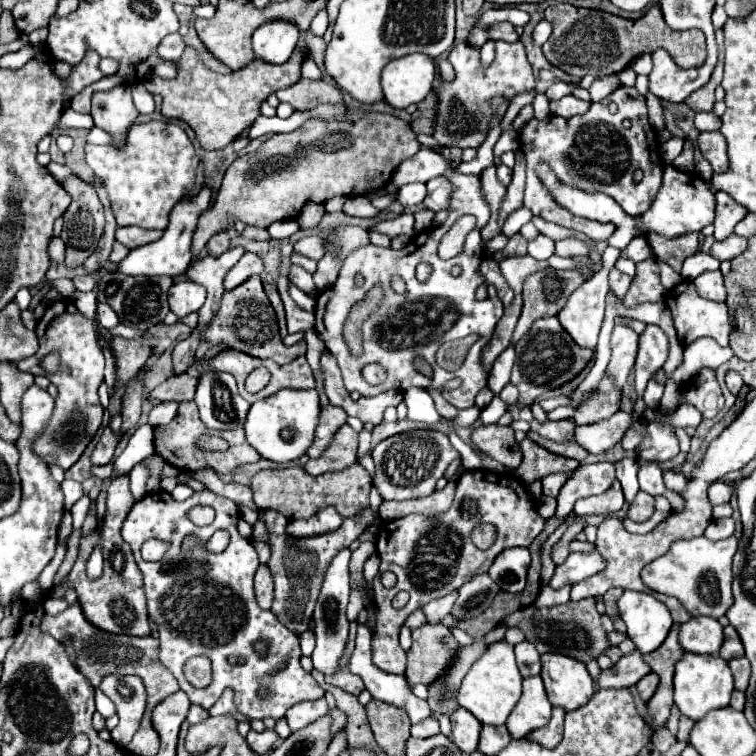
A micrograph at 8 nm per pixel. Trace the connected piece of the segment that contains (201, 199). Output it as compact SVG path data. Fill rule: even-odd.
M205 182L197 196L193 196L191 200L185 200L181 204L175 204L175 208L169 214L169 226L165 228L163 236L157 242L151 242L151 244L131 250L129 256L119 264L119 272L129 274L129 276L171 276L171 278L181 276L193 260L193 254L191 254L193 230L197 228L201 214L209 208L210 203L211 184Z

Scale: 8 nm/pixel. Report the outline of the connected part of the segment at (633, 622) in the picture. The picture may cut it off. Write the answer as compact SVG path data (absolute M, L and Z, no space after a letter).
M625 590L617 606L627 626L627 636L641 654L649 654L663 644L673 626L671 614L663 602L653 594Z

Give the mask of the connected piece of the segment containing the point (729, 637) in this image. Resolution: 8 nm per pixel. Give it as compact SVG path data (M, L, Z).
M727 626L727 628L725 628L725 640L723 640L723 646L721 646L721 650L719 650L719 656L721 656L723 660L743 656L741 638L739 638L739 634L735 632L733 626Z

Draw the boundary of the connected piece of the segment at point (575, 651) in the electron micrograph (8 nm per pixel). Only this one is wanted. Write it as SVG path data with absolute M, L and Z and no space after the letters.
M595 598L567 602L561 606L551 606L551 608L529 606L529 608L523 608L523 610L517 610L517 612L505 616L503 624L507 624L507 628L523 630L525 638L531 644L535 644L539 654L559 652L559 654L577 658L581 662L589 662L591 658L597 658L601 652L605 652L609 648L607 632L603 630L601 616L595 610Z

